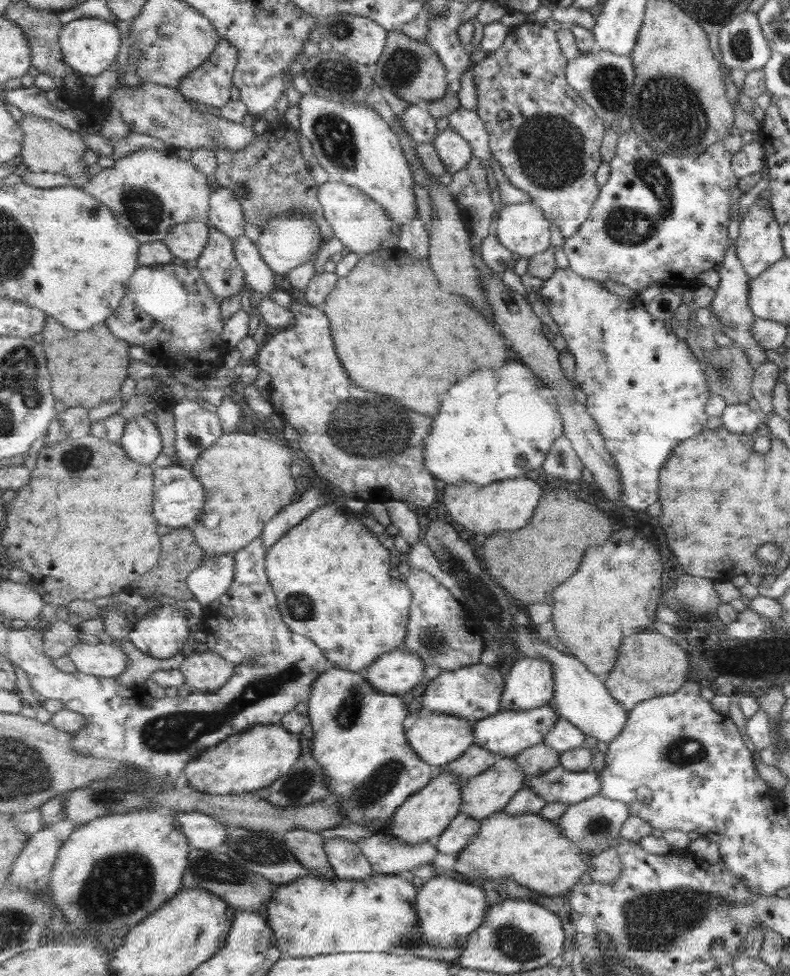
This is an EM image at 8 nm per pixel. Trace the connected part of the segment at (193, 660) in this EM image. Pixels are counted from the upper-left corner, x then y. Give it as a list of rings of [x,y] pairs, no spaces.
[[[209,649],[197,654],[190,652],[179,669],[185,675],[188,687],[193,691],[206,693],[223,688],[235,674],[236,665],[219,653],[212,652]]]

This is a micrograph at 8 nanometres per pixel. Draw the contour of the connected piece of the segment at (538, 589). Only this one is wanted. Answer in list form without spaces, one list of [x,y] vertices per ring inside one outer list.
[[[561,487],[545,493],[527,527],[518,531],[511,530],[493,534],[487,537],[481,545],[480,560],[484,563],[490,576],[495,578],[512,600],[523,607],[535,603],[553,606],[556,589],[579,571],[581,560],[584,560],[588,549],[605,544],[614,533],[611,518],[603,510],[577,499],[573,493],[569,490],[562,490]]]

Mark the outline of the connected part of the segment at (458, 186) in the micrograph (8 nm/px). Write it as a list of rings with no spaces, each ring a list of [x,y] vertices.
[[[474,157],[468,167],[451,175],[447,190],[455,196],[459,213],[473,241],[473,250],[479,252],[483,240],[491,235],[489,228],[497,212],[495,202],[491,200],[485,166]]]

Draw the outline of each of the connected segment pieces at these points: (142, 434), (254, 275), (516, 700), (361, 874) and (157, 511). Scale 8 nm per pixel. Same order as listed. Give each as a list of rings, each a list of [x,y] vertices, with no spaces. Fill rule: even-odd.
[[[137,415],[129,420],[122,439],[128,455],[141,464],[151,464],[159,458],[163,450],[163,440],[157,425],[153,424],[145,415]]]
[[[243,235],[234,242],[236,259],[246,274],[246,284],[251,297],[264,299],[276,290],[276,272],[268,266],[260,248],[249,237]]]
[[[542,656],[516,657],[504,678],[503,710],[529,711],[550,704],[555,695],[553,669]]]
[[[343,837],[325,839],[324,849],[339,879],[365,880],[375,873],[355,840]]]
[[[185,464],[168,465],[166,467],[155,467],[155,495],[154,515],[158,524],[171,527],[192,527],[197,517],[204,510],[206,503],[206,492],[204,484],[194,474],[190,466]]]

